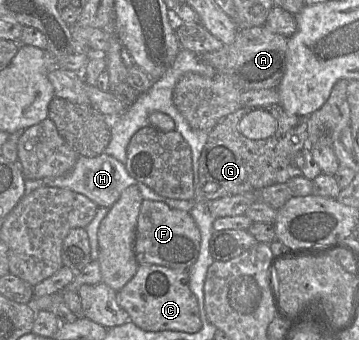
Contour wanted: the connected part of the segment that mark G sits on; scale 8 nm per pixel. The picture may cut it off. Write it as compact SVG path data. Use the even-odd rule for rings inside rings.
M280 104L243 107L224 117L210 130L199 158L199 184L204 200L209 202L247 191L256 191L302 176L302 170L296 165L296 157L302 155L302 149L307 146L307 123L308 117L290 115ZM256 109L264 109L277 121L277 130L269 138L253 140L238 131L240 120Z

